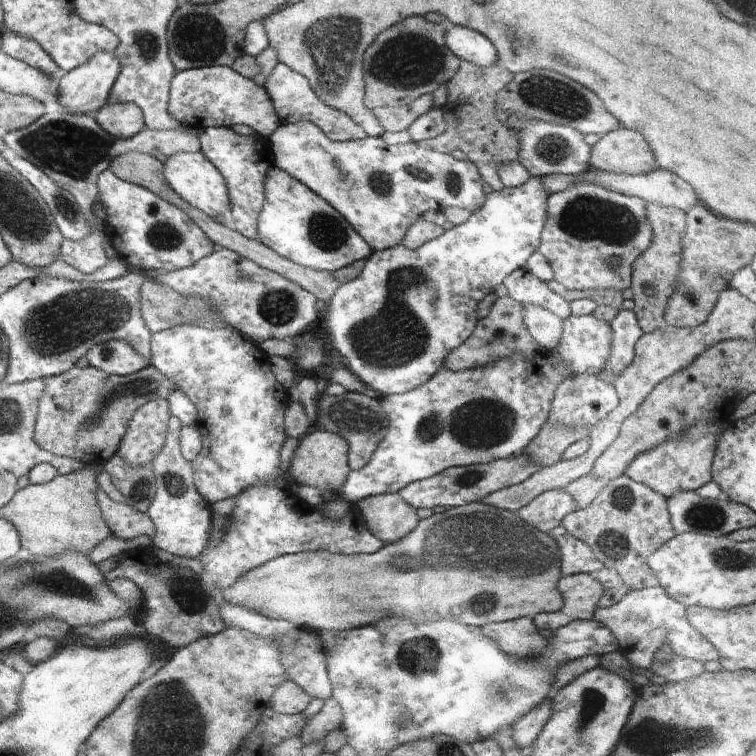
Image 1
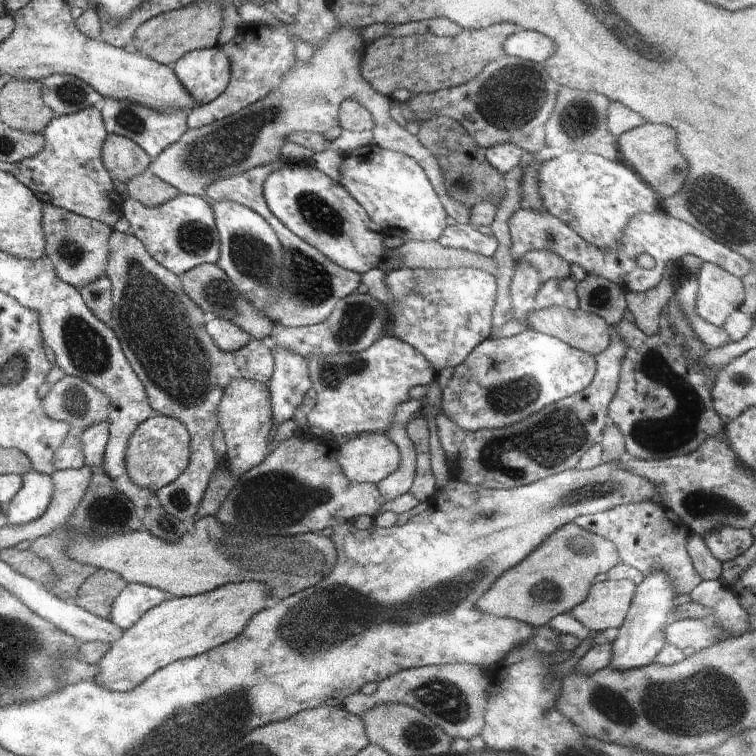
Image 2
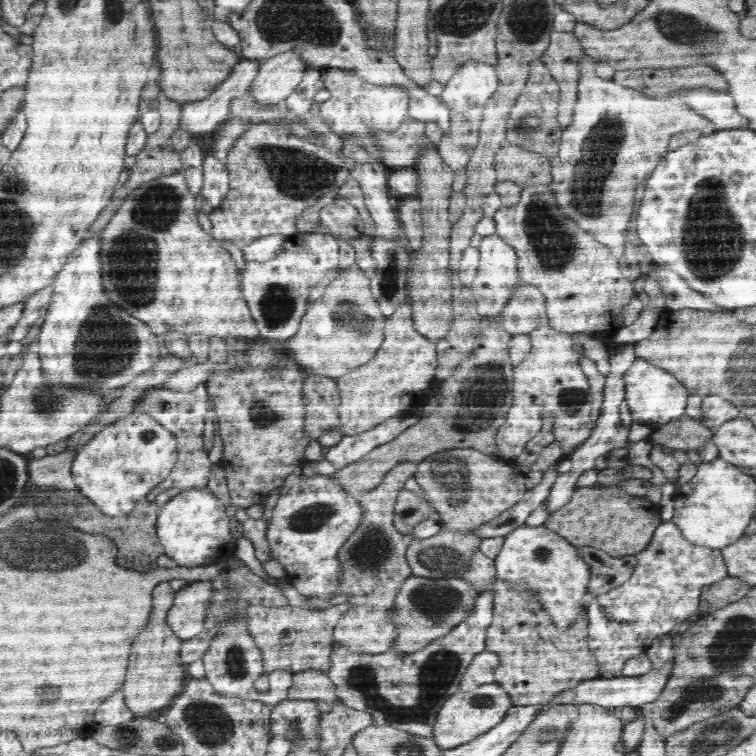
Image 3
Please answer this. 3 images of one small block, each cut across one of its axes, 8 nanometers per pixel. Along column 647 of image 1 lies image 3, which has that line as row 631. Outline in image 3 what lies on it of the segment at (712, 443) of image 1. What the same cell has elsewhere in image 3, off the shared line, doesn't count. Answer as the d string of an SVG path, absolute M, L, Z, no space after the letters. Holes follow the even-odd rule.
M493 589L482 592L476 598L474 610L470 612L470 616L464 622L454 626L446 636L433 640L426 648L416 652L402 652L390 649L378 654L362 653L350 651L346 645L333 641L327 675L334 683L338 698L344 701L348 707L372 715L374 725L392 725L396 730L432 739L436 716L438 716L444 701L460 690L459 684L461 683L464 671L472 662L475 654L486 651L486 628L490 626L492 619Z

